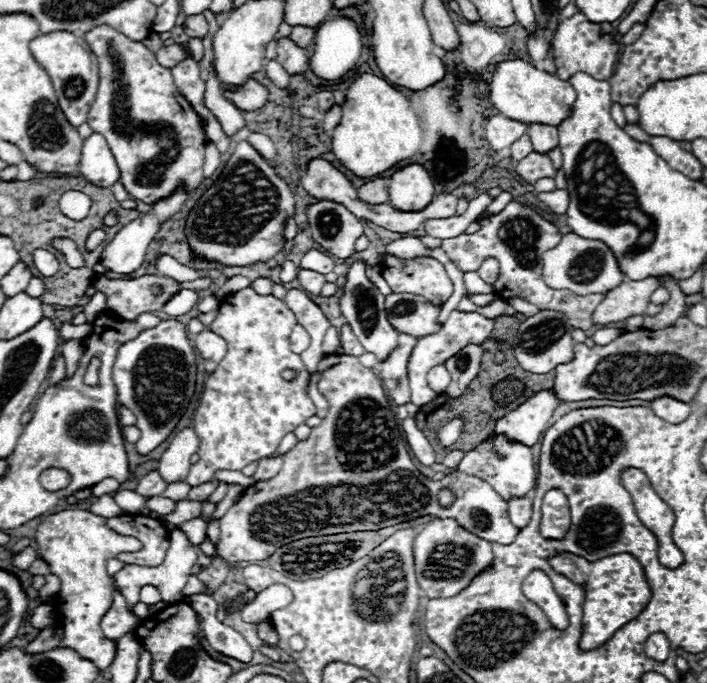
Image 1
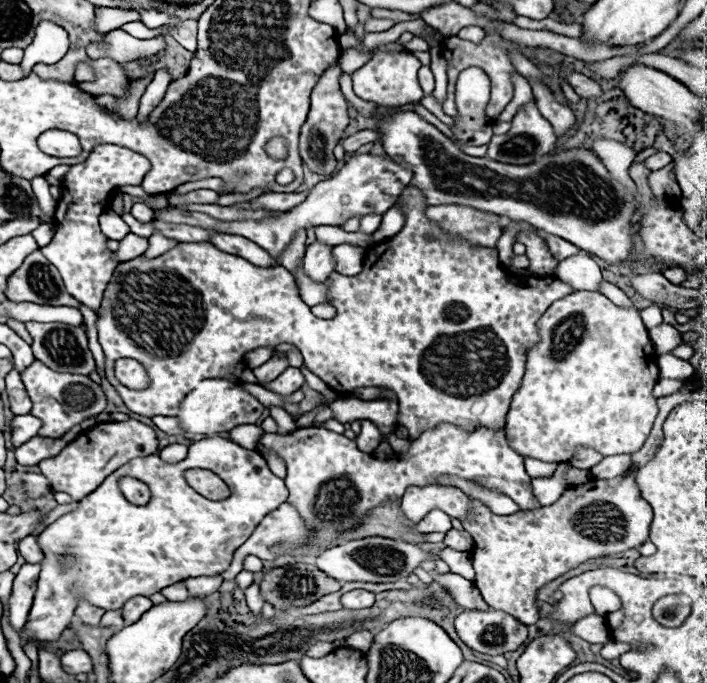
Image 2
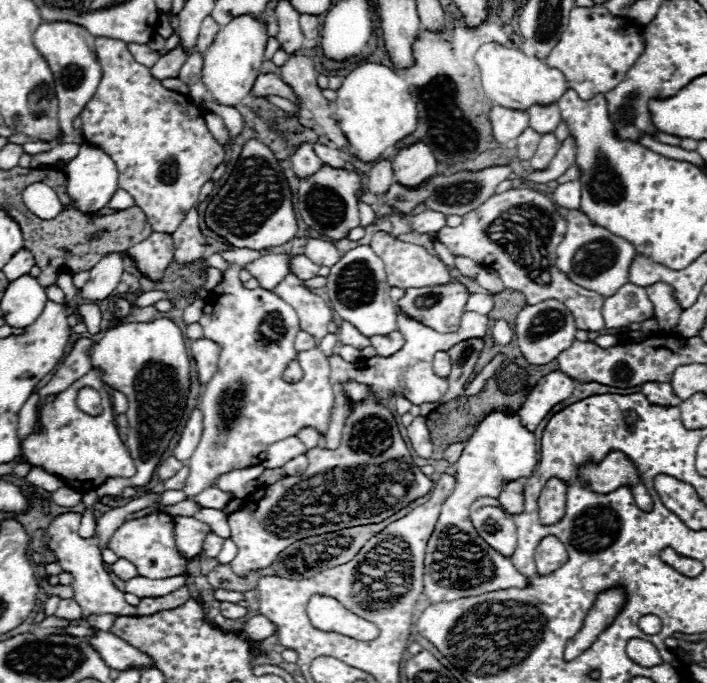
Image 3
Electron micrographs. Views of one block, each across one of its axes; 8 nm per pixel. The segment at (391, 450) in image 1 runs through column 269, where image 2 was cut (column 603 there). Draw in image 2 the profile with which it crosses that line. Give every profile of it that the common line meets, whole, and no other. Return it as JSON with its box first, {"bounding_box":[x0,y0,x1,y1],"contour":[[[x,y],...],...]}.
{"bounding_box":[462,480,652,624],"contour":[[[588,480],[584,486],[568,488],[558,502],[550,506],[542,506],[538,510],[516,512],[510,516],[496,516],[482,502],[474,500],[472,520],[462,520],[462,526],[474,538],[472,562],[476,570],[474,586],[480,590],[484,602],[496,610],[504,610],[512,614],[516,620],[524,624],[536,624],[540,620],[540,610],[536,606],[536,596],[542,586],[552,582],[554,578],[566,574],[568,570],[608,554],[626,552],[630,548],[638,548],[648,540],[648,530],[652,522],[652,508],[644,498],[638,498],[636,490],[624,490],[618,486],[618,480]]]}

